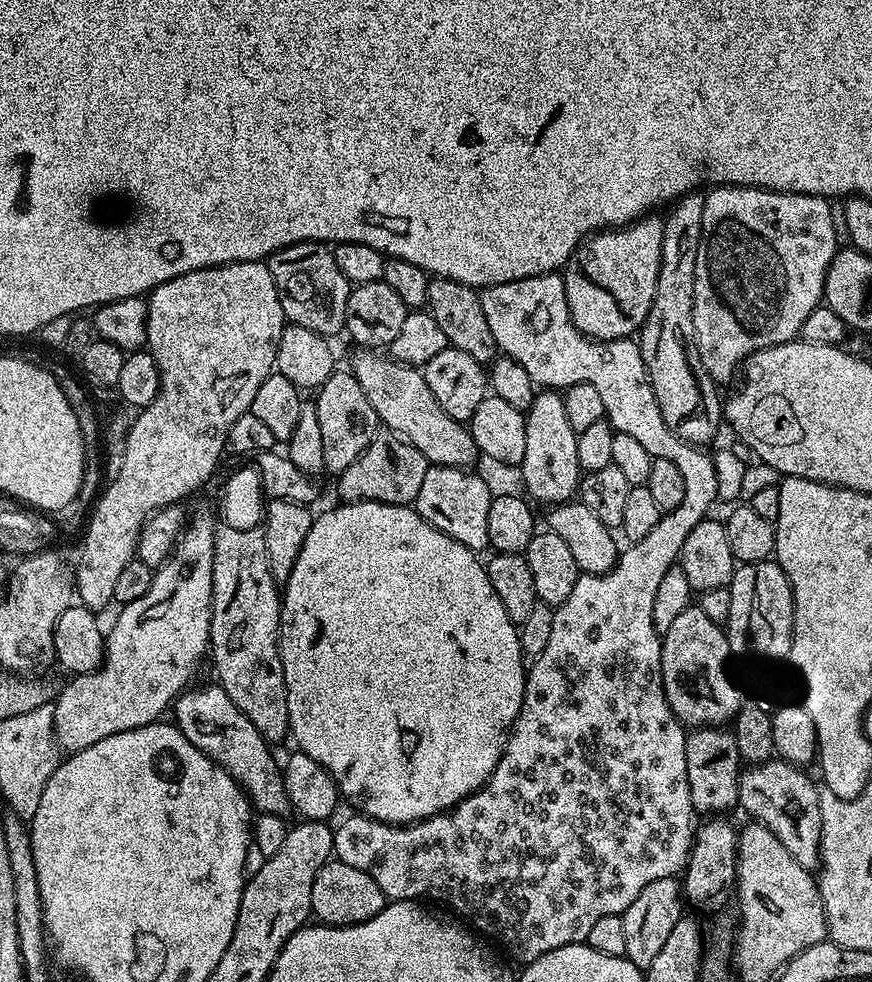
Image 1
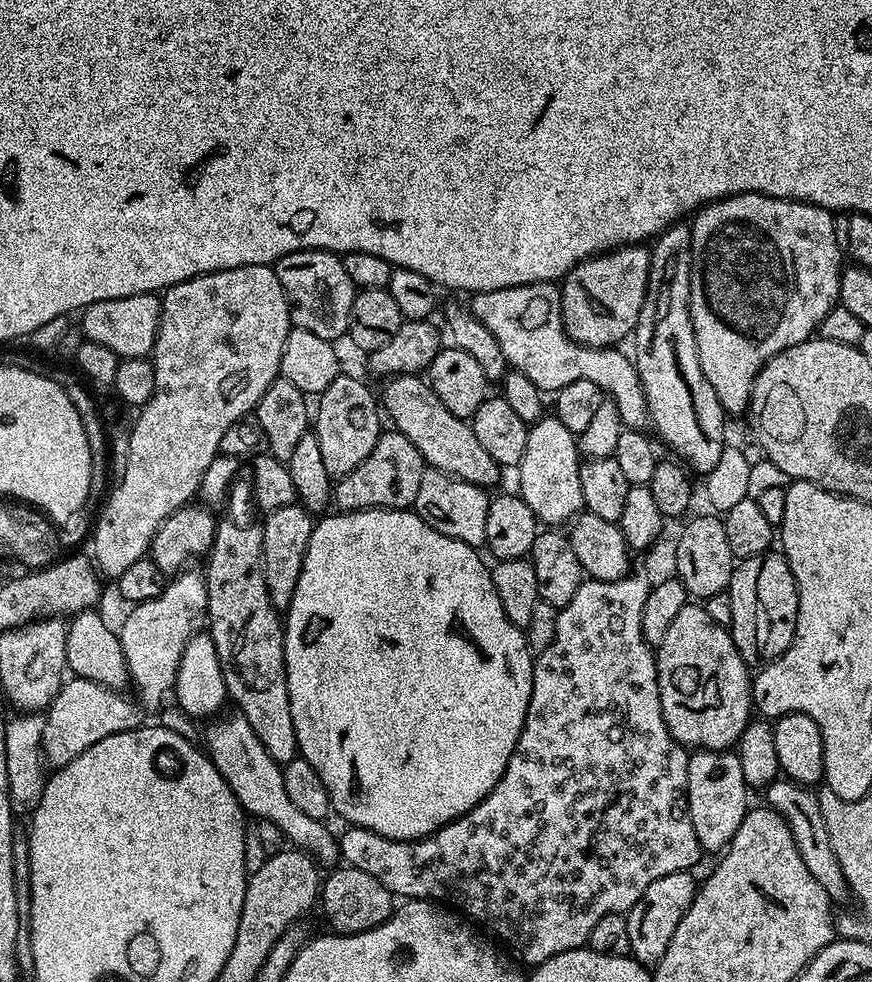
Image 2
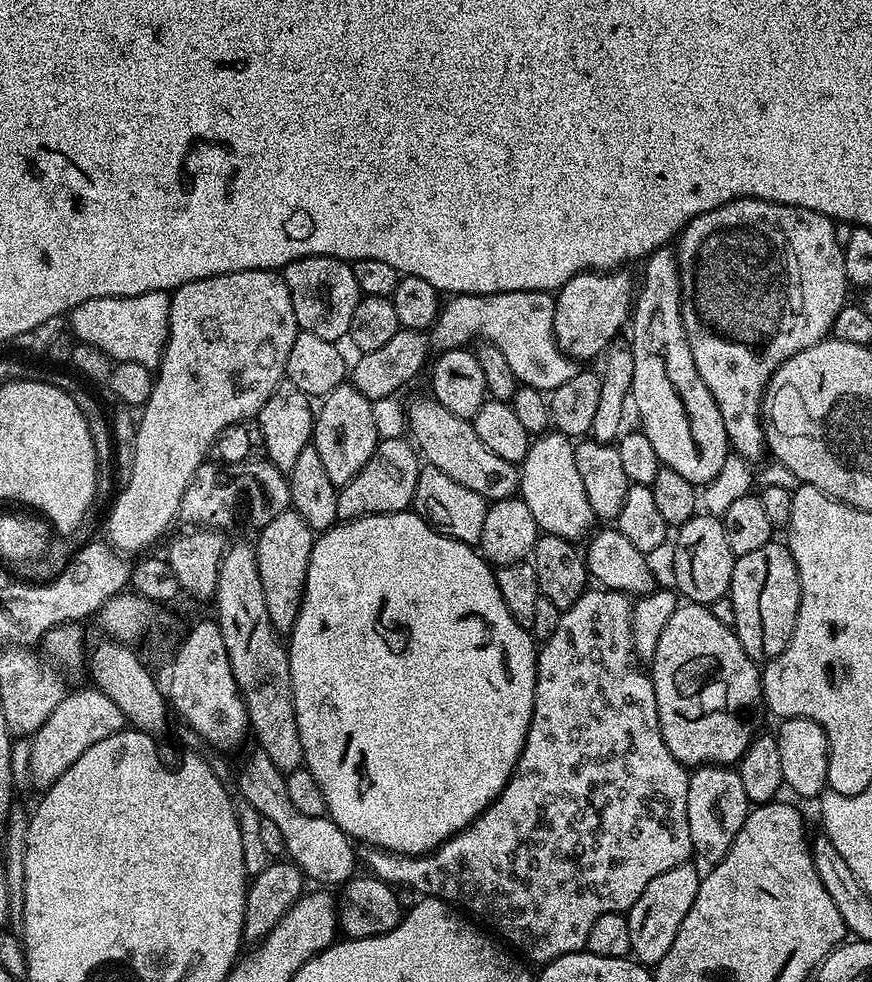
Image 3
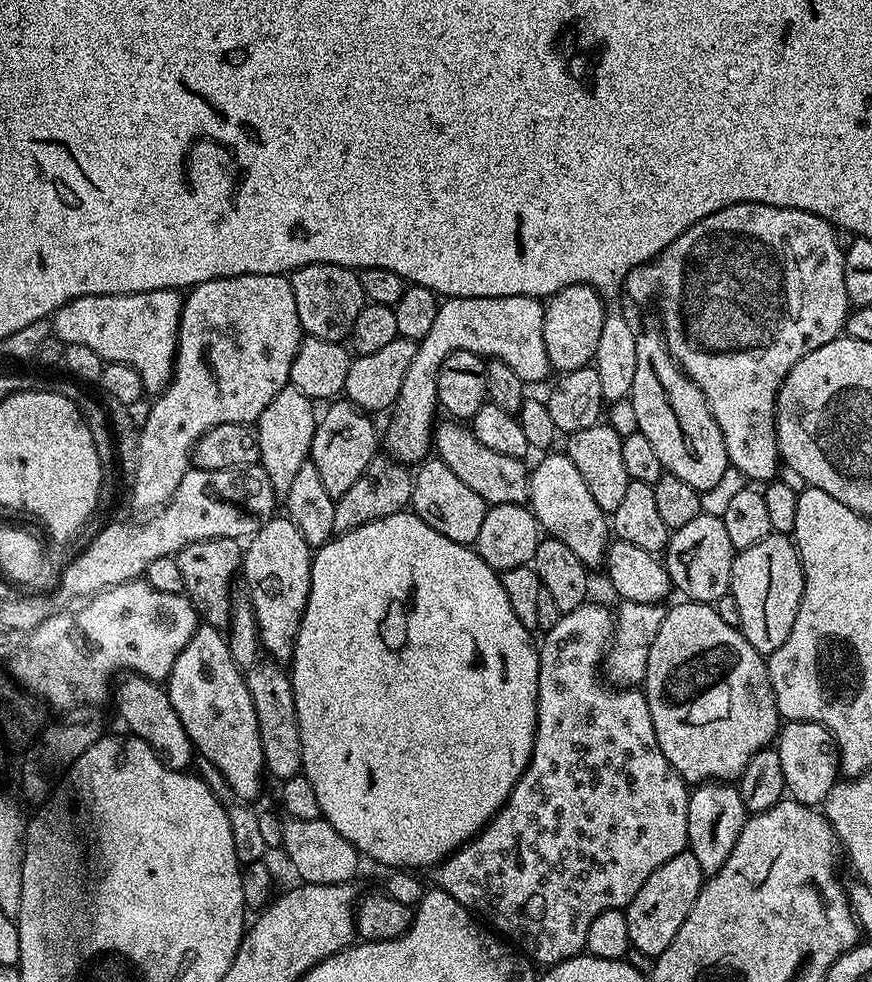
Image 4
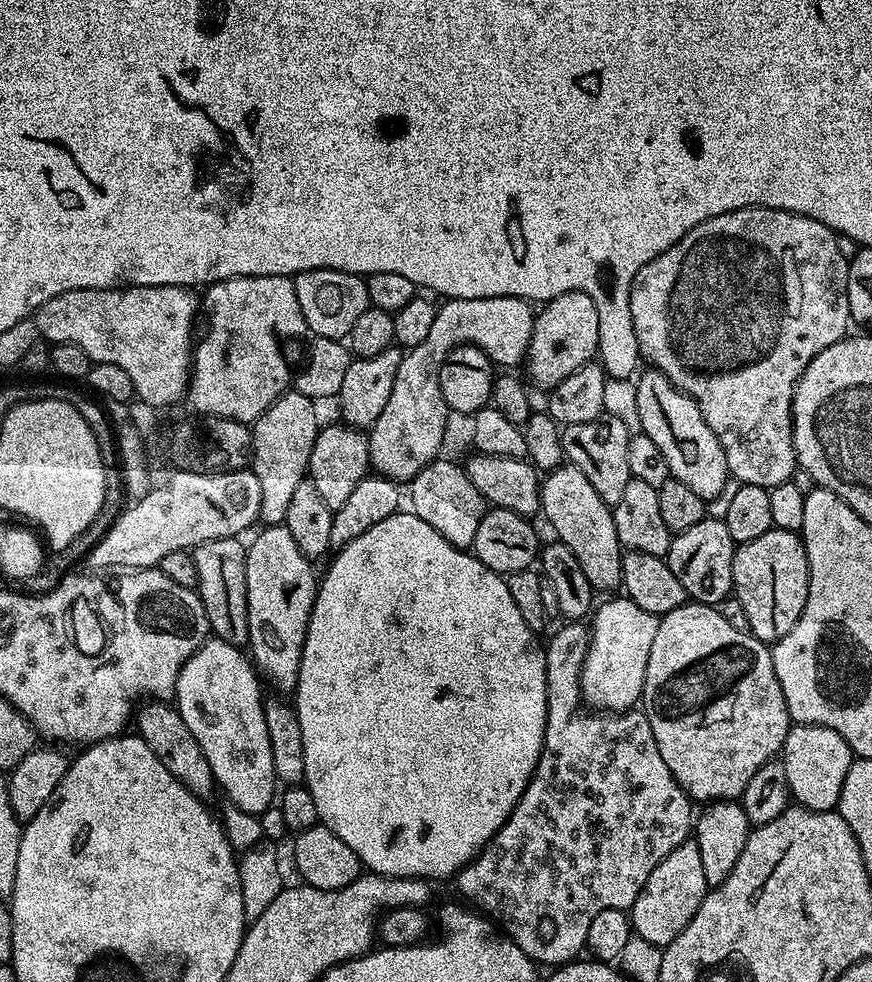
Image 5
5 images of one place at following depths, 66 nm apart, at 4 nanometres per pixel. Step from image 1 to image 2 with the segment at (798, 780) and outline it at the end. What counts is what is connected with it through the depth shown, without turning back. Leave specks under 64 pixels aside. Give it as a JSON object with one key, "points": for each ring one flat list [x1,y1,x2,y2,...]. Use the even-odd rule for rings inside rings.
{"points":[[778,778,766,789,767,807,774,809,790,826,790,834,794,834,794,842,798,846,798,854,802,854,802,862,806,862,806,870,814,874,818,886,826,890,833,902,848,900,850,893,848,883,838,866,838,854,834,854,834,846,830,846,830,830,826,830,826,818,822,818,820,797,811,787,796,784,787,778]]}

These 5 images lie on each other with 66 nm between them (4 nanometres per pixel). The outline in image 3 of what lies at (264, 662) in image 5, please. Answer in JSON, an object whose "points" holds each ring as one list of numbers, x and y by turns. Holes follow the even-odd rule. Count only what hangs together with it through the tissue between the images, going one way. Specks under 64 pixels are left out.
{"points":[[291,510,278,514,274,522,270,522,265,528,259,529,260,537,254,540,256,560,258,566,258,578,262,580,262,598,266,600,266,614,270,616,270,622,276,628,277,633,291,633,296,625,296,619,300,613,300,600,304,597,304,583,306,582,306,570,312,553,312,541,314,533,297,512]]}

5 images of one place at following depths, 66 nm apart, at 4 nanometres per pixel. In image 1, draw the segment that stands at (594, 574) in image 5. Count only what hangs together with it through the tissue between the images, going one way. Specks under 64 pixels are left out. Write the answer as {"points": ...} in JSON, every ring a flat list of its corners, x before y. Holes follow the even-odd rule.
{"points":[[556,390,537,391,536,400,528,408,524,421,526,422,526,458,518,466,518,472,524,475,523,491,533,501,541,500,544,506,569,503,577,495,582,473,576,445,578,433,572,429,570,421,566,419,563,395]]}

